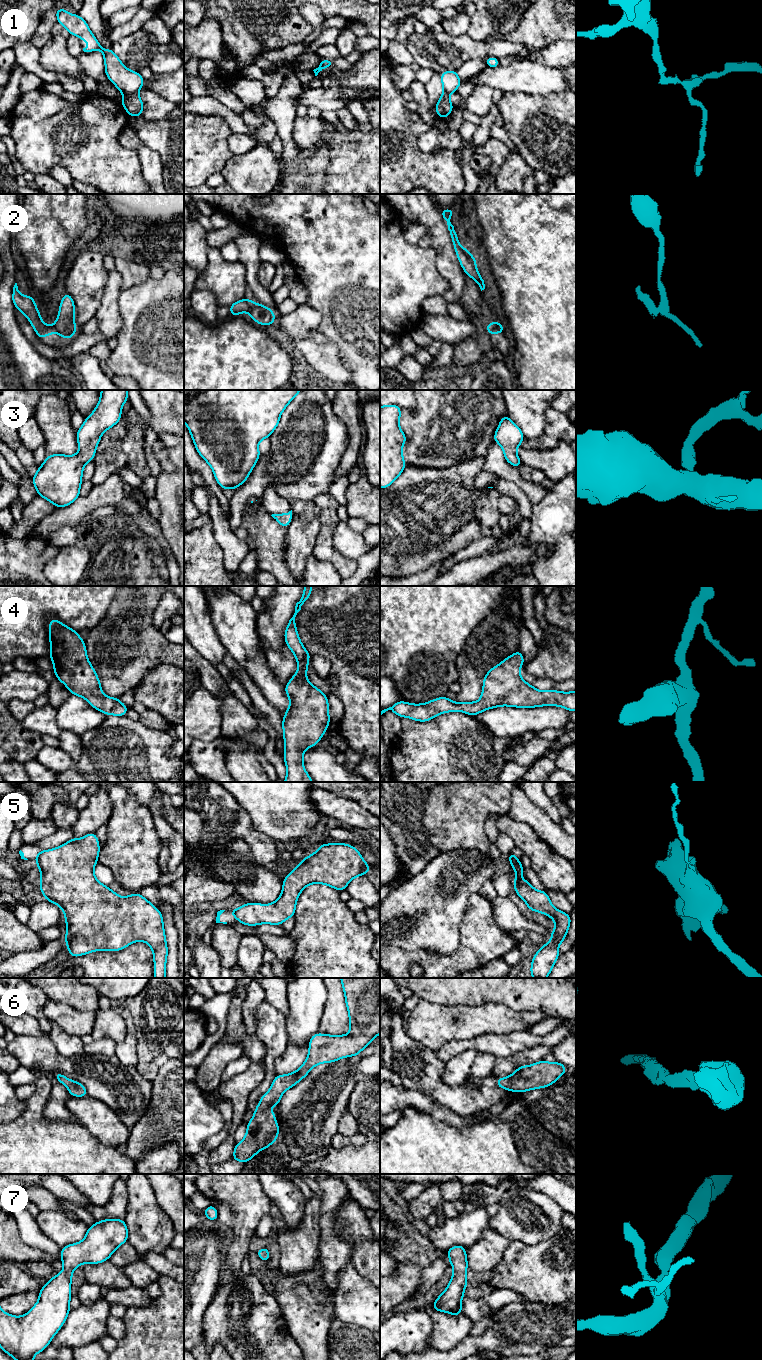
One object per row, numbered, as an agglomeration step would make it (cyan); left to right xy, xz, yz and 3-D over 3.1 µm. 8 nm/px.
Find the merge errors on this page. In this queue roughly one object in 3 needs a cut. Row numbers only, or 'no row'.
1, 2, 5

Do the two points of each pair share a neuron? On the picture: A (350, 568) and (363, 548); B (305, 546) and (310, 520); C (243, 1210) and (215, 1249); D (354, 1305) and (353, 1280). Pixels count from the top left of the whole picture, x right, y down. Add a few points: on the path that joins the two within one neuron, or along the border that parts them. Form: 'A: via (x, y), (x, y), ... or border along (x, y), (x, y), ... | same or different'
A: border along (335, 548), (345, 557), (356, 560) | different
B: via (305, 540), (305, 526) | same
C: border along (225, 1249), (222, 1272) | different
D: via (354, 1299), (353, 1286) | same

